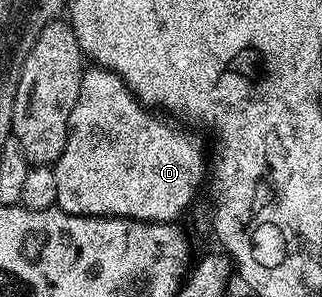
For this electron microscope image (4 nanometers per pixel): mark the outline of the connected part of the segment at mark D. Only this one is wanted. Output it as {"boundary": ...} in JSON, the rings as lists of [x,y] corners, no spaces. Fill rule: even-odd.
{"boundary":[[[89,67],[80,77],[78,102],[74,102],[74,106],[70,110],[70,118],[68,119],[66,146],[54,165],[54,182],[56,183],[55,207],[60,208],[71,216],[121,216],[127,220],[145,220],[151,224],[167,224],[179,221],[181,219],[179,216],[187,210],[188,203],[195,198],[196,191],[200,188],[200,183],[203,180],[205,183],[206,180],[206,152],[204,156],[204,148],[200,145],[199,138],[194,133],[187,132],[187,130],[192,131],[185,127],[183,123],[177,122],[172,118],[165,118],[159,111],[141,104],[118,74],[114,74],[108,68]]]}

